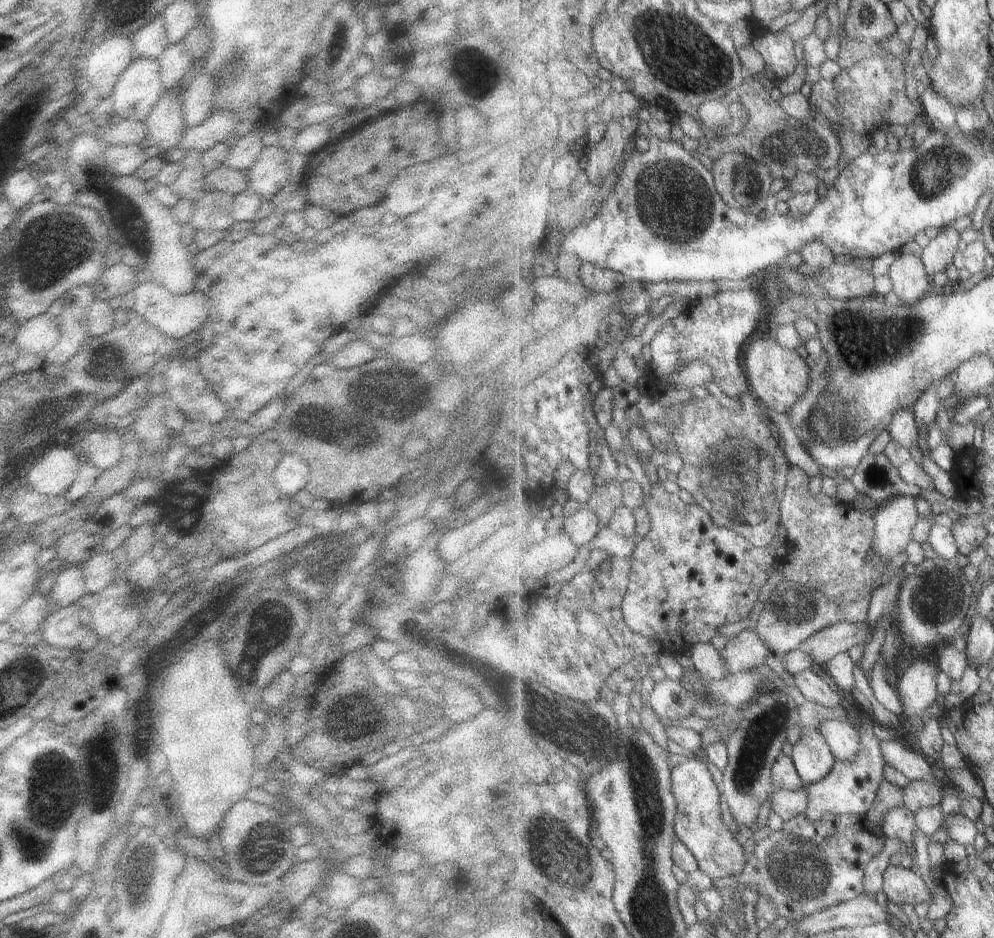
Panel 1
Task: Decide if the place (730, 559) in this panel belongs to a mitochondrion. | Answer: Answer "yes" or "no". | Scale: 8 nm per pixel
no

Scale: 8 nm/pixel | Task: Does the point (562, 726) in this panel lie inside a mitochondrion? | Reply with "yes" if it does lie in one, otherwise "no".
yes

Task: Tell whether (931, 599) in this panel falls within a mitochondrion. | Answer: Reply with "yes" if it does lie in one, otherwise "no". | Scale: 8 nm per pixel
yes

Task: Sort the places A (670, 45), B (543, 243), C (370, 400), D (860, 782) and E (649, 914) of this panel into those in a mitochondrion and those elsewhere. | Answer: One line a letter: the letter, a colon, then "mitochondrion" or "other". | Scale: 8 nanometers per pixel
A: mitochondrion
B: other
C: mitochondrion
D: other
E: mitochondrion

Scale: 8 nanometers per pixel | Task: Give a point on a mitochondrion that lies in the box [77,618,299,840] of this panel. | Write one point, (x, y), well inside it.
(98, 761)

